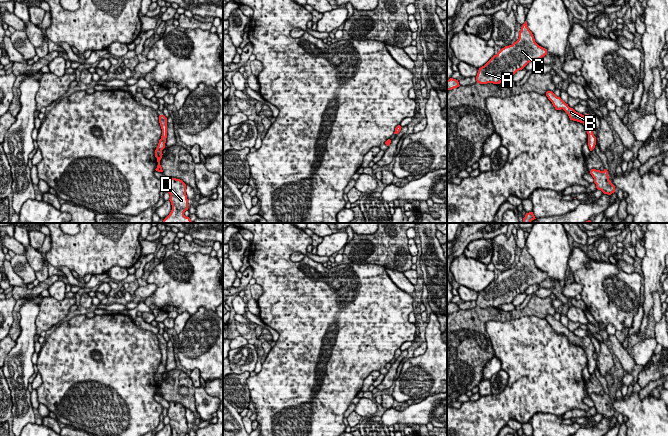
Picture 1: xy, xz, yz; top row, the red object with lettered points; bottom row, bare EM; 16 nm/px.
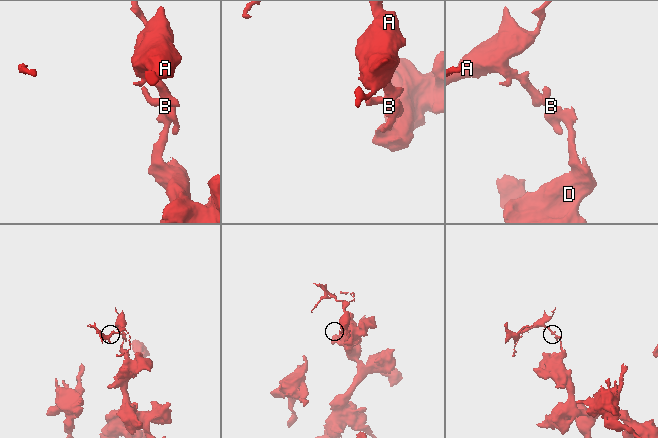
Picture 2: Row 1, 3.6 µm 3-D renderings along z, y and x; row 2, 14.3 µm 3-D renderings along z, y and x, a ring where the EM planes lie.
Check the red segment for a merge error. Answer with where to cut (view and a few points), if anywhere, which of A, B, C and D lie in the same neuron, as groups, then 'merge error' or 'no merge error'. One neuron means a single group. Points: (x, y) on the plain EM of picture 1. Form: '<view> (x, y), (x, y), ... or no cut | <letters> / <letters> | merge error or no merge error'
no cut | A B C D | no merge error

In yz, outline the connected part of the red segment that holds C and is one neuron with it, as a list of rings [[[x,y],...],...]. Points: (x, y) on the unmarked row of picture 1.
[[[525,245],[519,256],[518,264],[512,269],[502,272],[484,290],[479,292],[476,305],[480,308],[500,308],[503,304],[511,303],[529,286],[539,284],[545,279],[547,279],[547,274],[535,266]]]

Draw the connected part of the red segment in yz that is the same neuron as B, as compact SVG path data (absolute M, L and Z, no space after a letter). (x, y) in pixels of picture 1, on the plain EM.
M547 315L546 320L552 326L556 334L563 333L569 340L570 344L582 347L588 358L588 370L590 375L595 372L596 361L593 358L595 347L591 339L582 339L576 336L573 332L570 332L560 321L557 321L552 315Z

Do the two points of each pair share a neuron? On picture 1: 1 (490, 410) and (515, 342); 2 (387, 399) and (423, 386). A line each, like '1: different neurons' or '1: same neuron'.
1: same neuron
2: different neurons

